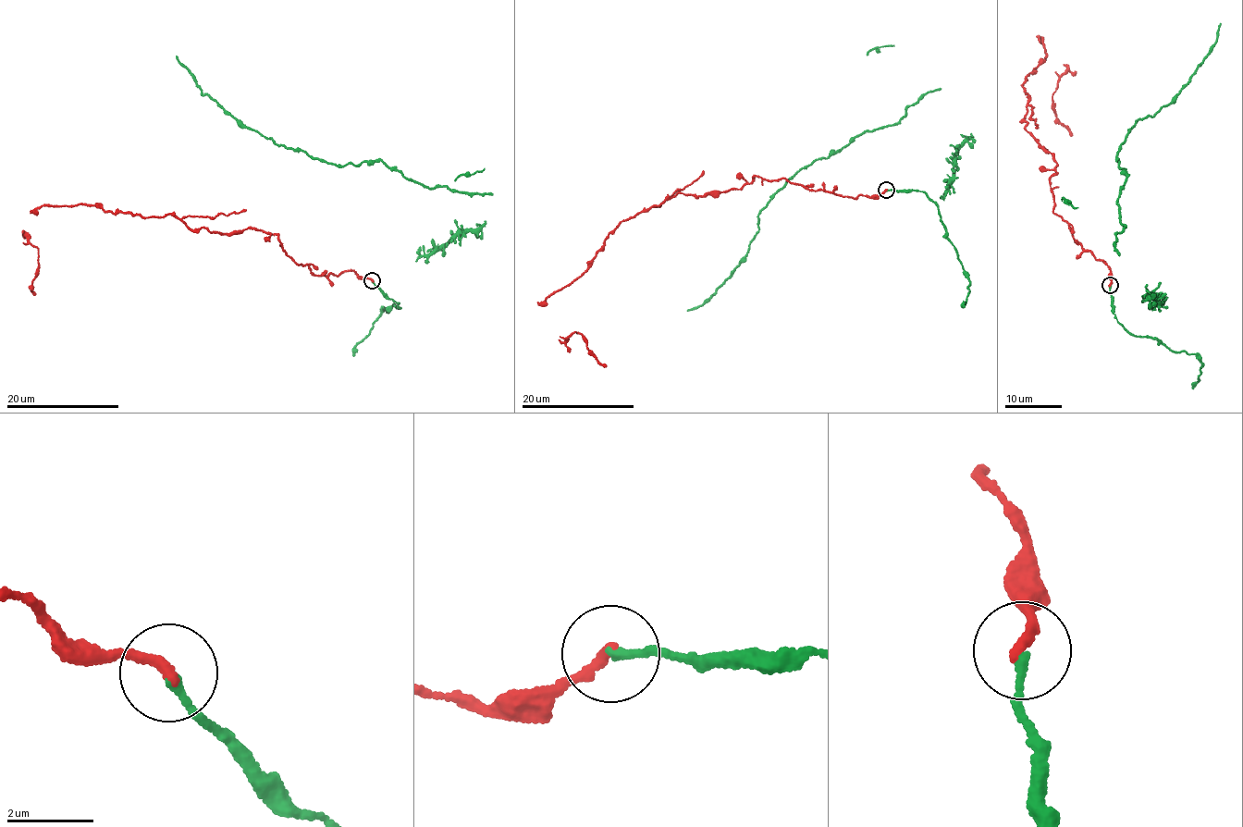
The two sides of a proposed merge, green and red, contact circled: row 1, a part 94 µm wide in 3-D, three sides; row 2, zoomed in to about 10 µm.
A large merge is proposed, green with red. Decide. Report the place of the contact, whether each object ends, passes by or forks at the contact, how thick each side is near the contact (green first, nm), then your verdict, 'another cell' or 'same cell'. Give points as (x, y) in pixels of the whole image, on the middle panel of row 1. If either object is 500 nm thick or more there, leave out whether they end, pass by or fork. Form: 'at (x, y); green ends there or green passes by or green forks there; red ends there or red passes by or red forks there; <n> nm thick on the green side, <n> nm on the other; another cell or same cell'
at (886, 190); green ends there; red ends there; 220 nm thick on the green side, 260 nm on the other; same cell

